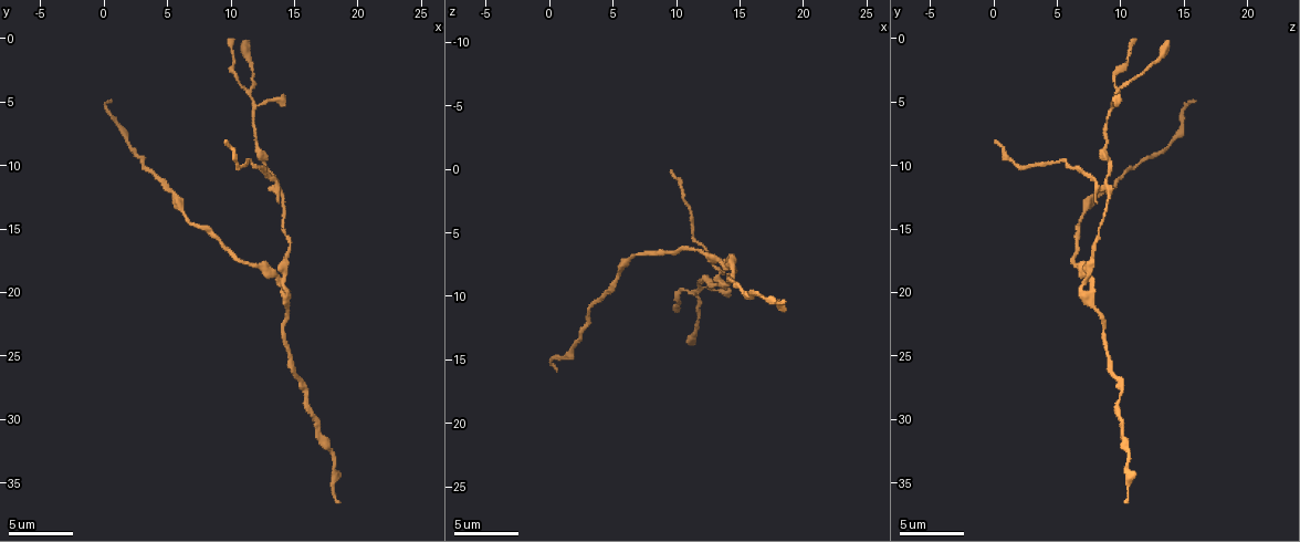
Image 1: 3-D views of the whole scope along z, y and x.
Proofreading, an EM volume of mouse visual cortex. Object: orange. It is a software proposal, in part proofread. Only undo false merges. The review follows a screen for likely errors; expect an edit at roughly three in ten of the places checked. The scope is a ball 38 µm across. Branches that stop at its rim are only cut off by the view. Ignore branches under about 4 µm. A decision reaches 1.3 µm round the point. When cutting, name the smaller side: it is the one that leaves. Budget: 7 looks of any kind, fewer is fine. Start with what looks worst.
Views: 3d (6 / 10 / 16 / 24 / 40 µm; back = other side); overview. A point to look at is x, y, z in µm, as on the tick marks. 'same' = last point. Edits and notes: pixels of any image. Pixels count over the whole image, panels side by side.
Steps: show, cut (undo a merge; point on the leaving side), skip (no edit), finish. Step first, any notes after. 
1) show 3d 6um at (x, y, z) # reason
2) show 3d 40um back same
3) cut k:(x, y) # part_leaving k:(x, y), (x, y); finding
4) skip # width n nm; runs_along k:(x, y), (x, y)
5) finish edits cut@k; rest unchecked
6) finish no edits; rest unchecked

show 3d 6um at (14.4, 18.0, 7.8) # looks like a crossing

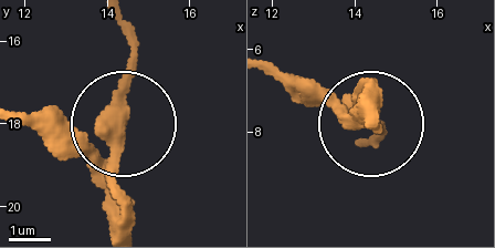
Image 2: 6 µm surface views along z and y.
show 3d 6um back same

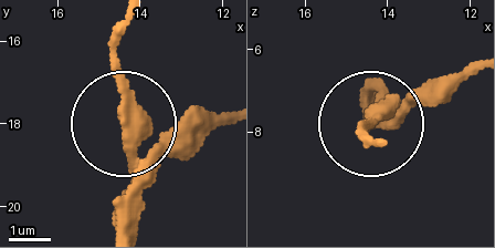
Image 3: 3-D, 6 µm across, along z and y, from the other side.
skip # width 330 nm; all the same cell

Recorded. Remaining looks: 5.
show 3d 16um at (13.4, 11.6, 8.4) # four arms meet

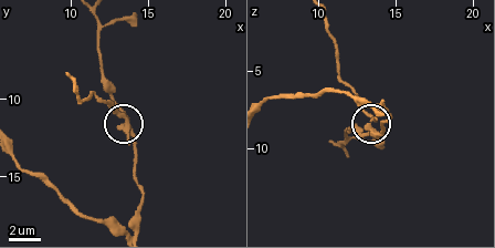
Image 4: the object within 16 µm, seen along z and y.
cut 4:(115, 112) # width 290 nm; two cells meet here

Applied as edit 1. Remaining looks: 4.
show 3d 10um at (11.4, 4.0, 10.0) # a fork

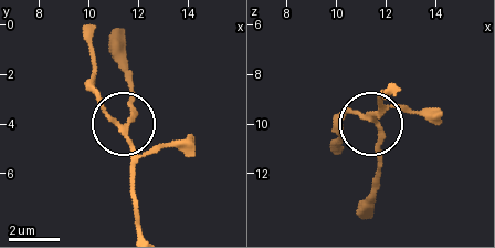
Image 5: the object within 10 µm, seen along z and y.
show 3d 6um at (11.5, 3.9, 10.0)

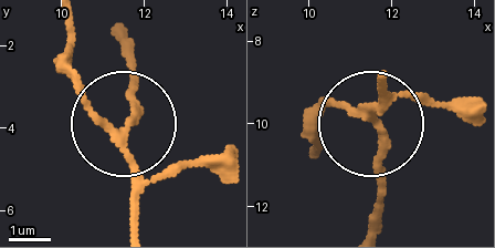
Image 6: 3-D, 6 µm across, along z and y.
cut 6:(132, 86) # side_arm 5 um; part_leaving 6:(124, 132), (135, 117), (132, 37); a second cell is stuck on

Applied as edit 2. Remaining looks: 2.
finish edits cut@4, cut@6; rest unchecked

